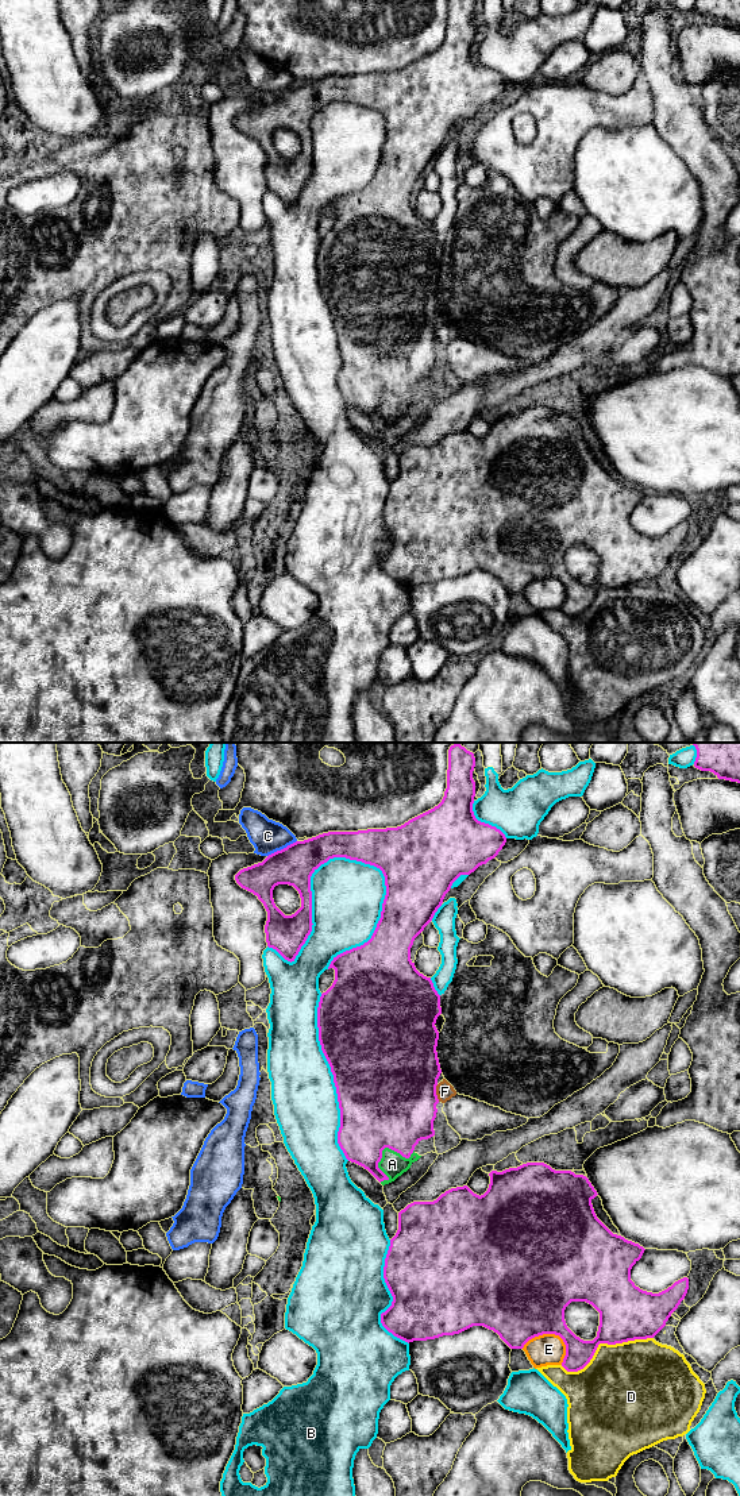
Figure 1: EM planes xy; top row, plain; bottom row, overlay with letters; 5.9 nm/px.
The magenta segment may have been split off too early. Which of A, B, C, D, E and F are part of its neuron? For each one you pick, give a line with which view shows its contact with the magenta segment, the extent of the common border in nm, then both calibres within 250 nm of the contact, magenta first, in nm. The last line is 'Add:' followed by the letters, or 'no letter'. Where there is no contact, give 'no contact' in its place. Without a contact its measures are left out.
Add: no letter

